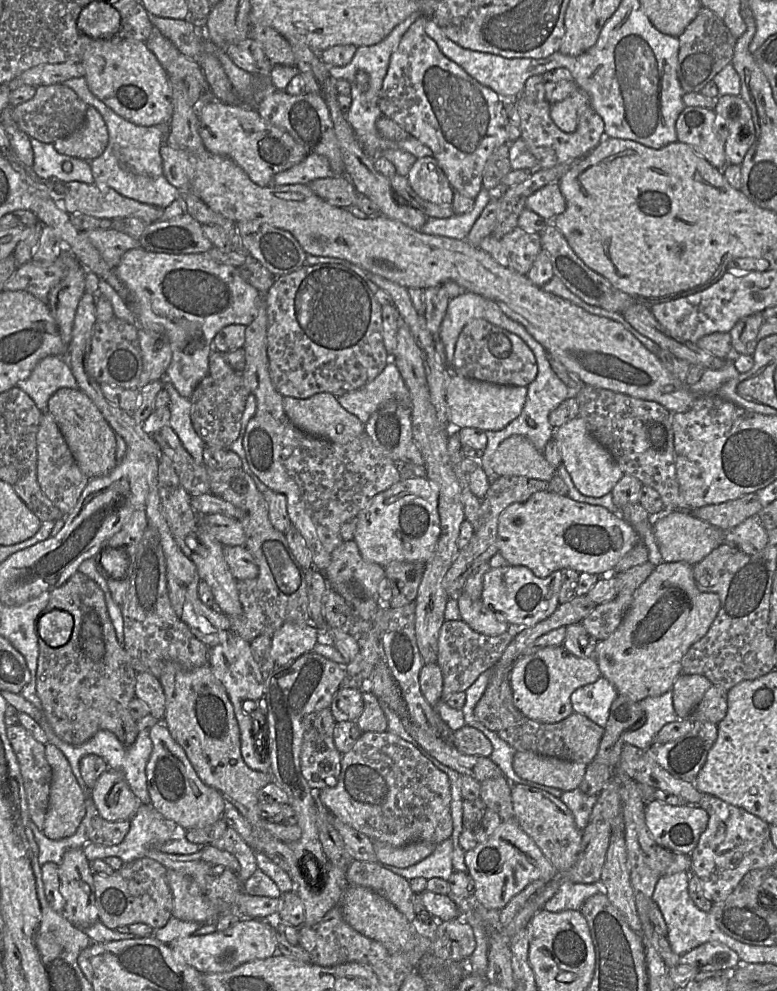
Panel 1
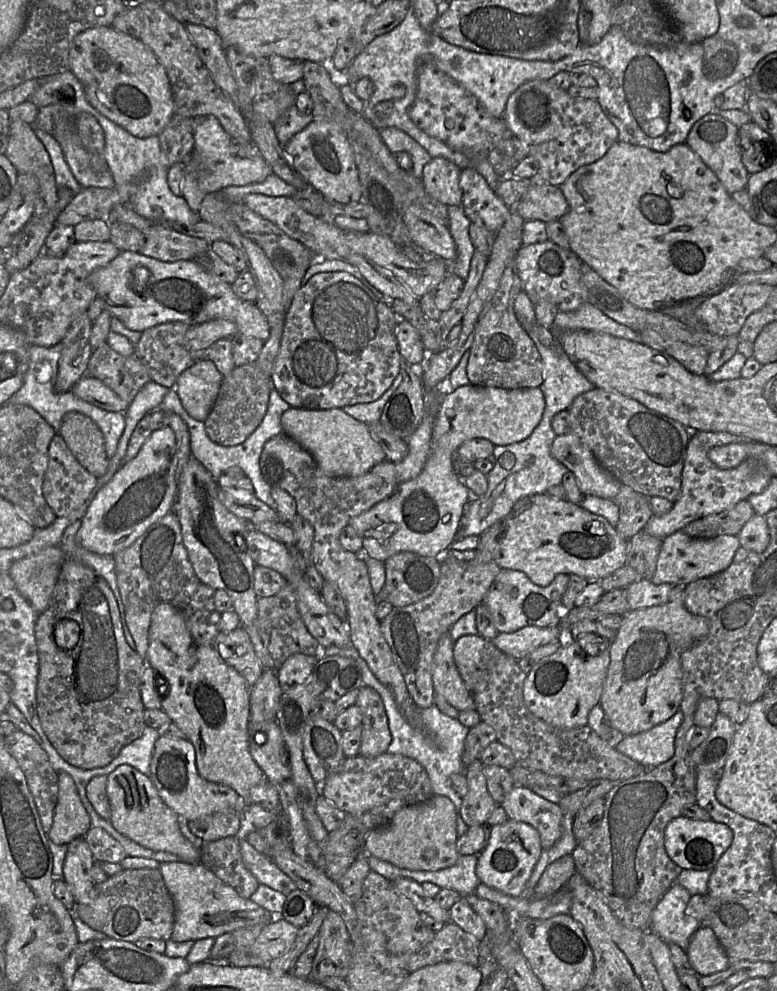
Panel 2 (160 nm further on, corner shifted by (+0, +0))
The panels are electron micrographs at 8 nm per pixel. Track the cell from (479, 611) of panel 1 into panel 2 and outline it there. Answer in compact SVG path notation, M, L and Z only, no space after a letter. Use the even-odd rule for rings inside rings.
M559 625L544 628L527 626L510 633L498 633L491 642L518 661L540 646L560 642L561 630Z

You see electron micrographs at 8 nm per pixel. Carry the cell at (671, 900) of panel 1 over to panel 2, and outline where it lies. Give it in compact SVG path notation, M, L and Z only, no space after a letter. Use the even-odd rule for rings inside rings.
M675 882L664 894L653 911L649 931L665 942L679 945L685 952L691 936L701 927L687 914L691 895L680 883Z

